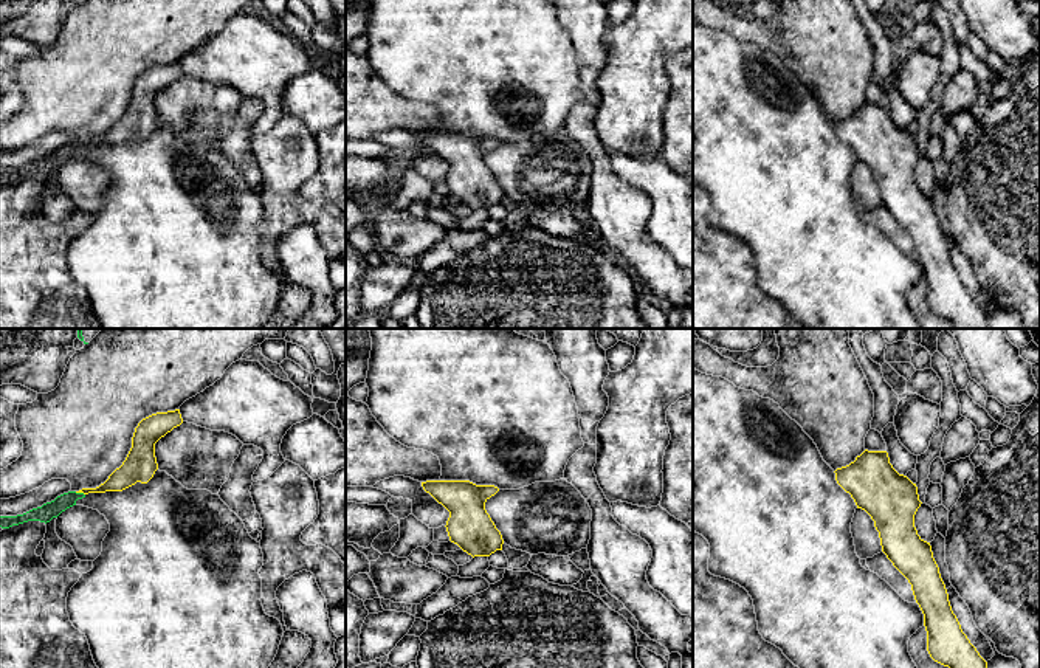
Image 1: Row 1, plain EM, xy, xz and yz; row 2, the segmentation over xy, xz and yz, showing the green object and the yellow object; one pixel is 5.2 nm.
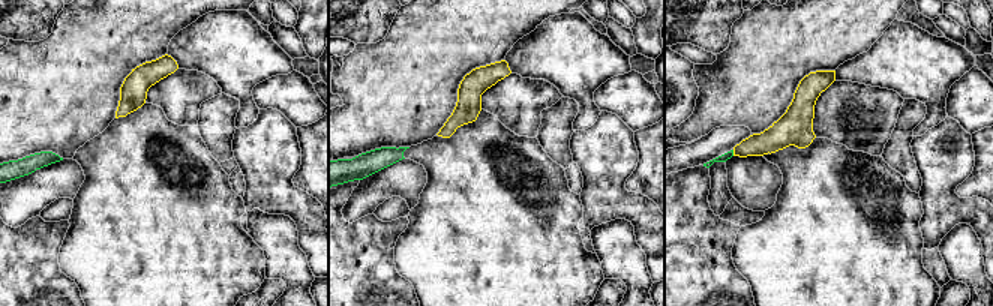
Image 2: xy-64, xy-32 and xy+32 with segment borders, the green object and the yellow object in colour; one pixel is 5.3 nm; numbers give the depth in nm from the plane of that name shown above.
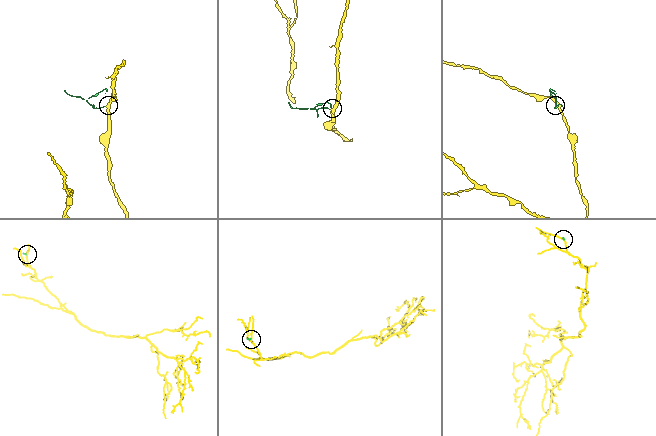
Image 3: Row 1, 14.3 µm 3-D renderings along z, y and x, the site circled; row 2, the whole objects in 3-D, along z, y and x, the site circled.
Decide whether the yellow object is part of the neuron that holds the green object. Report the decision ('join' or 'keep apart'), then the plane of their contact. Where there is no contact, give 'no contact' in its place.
keep apart; meets green in xy

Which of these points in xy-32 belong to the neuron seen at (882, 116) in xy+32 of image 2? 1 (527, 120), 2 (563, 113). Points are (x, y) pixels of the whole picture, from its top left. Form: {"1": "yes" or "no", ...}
{"1": "yes", "2": "no"}

